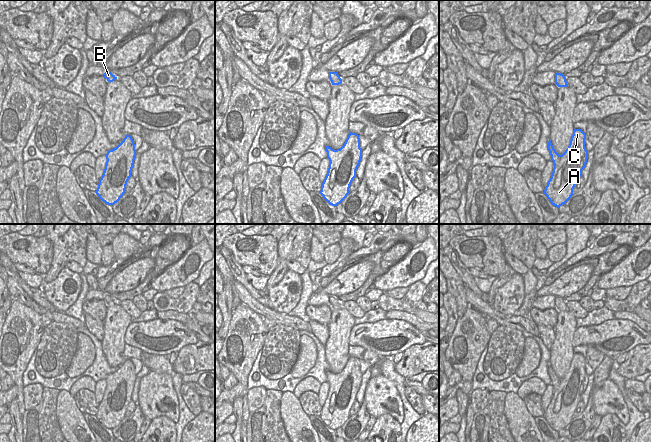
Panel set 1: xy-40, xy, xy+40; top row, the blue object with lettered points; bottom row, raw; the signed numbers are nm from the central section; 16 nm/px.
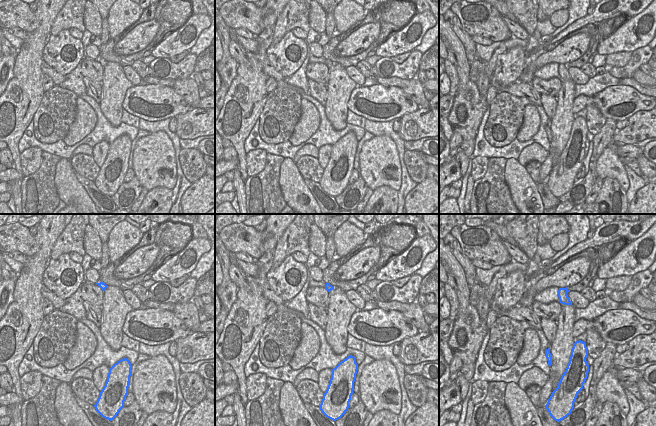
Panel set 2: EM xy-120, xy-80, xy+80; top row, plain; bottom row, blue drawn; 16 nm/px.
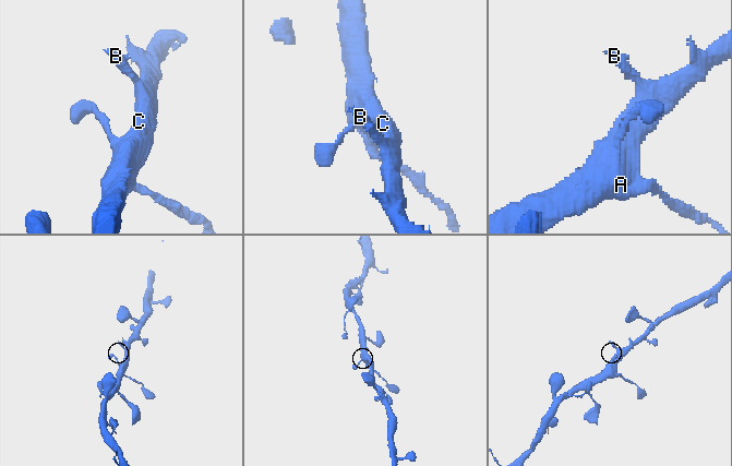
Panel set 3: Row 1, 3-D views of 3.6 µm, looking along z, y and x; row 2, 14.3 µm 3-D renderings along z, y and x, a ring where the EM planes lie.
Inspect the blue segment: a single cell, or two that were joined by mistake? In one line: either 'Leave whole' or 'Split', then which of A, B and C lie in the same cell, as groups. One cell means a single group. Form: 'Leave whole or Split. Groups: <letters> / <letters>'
Leave whole. Groups: A B C.

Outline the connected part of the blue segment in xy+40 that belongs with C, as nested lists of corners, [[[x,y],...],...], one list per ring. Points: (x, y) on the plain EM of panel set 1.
[[[574,353],[568,372],[559,379],[549,362],[548,374],[554,392],[544,418],[551,428],[558,432],[573,419],[577,404],[582,400],[582,394],[586,390],[588,375],[585,372],[585,363],[586,358],[581,353]]]

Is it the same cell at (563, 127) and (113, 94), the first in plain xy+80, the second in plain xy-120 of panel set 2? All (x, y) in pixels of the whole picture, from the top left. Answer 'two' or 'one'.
one

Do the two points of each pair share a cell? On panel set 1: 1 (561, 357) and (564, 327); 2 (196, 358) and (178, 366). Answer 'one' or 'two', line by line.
1: one
2: one

